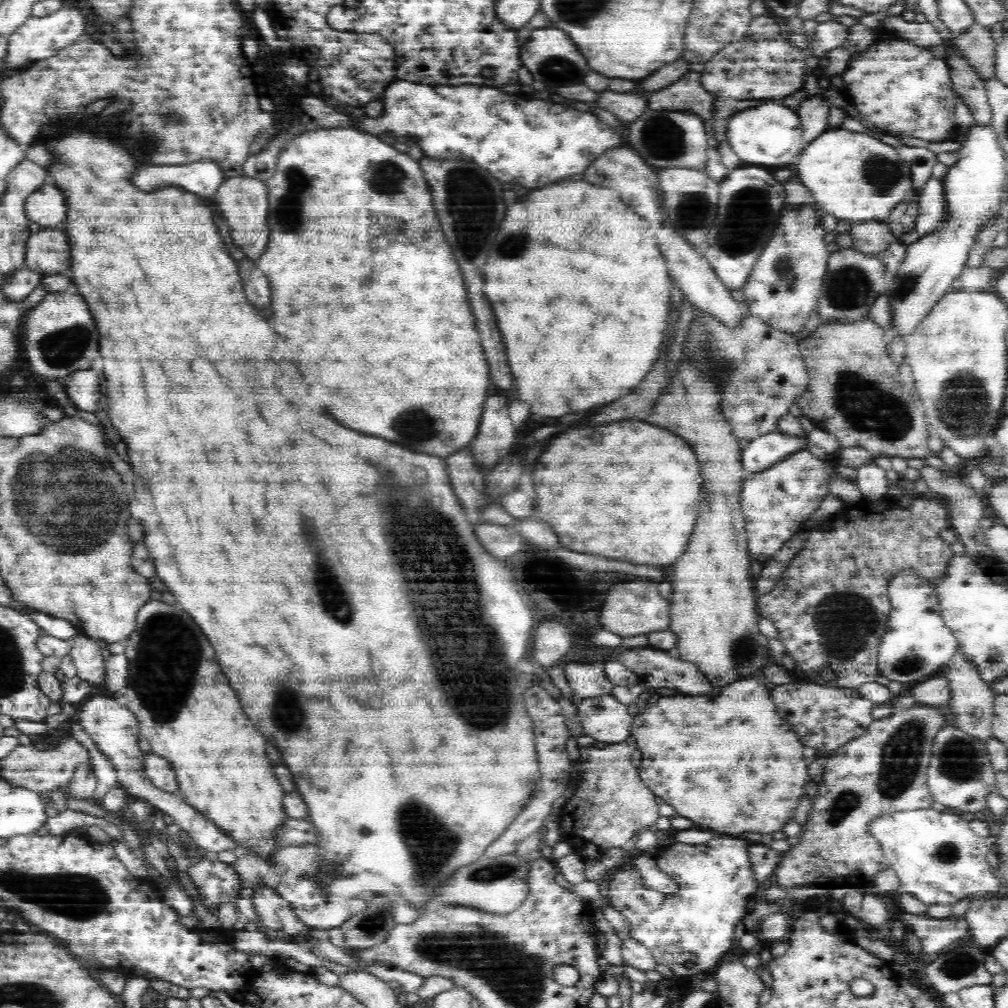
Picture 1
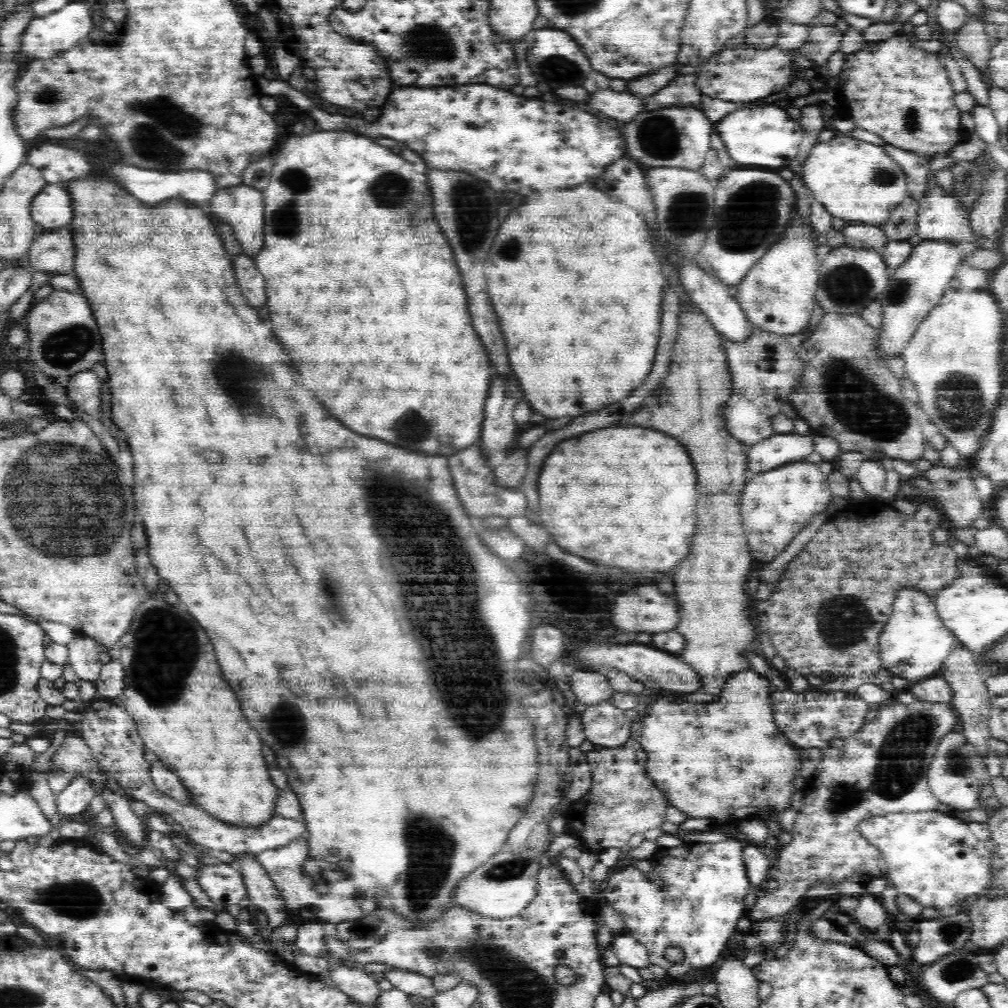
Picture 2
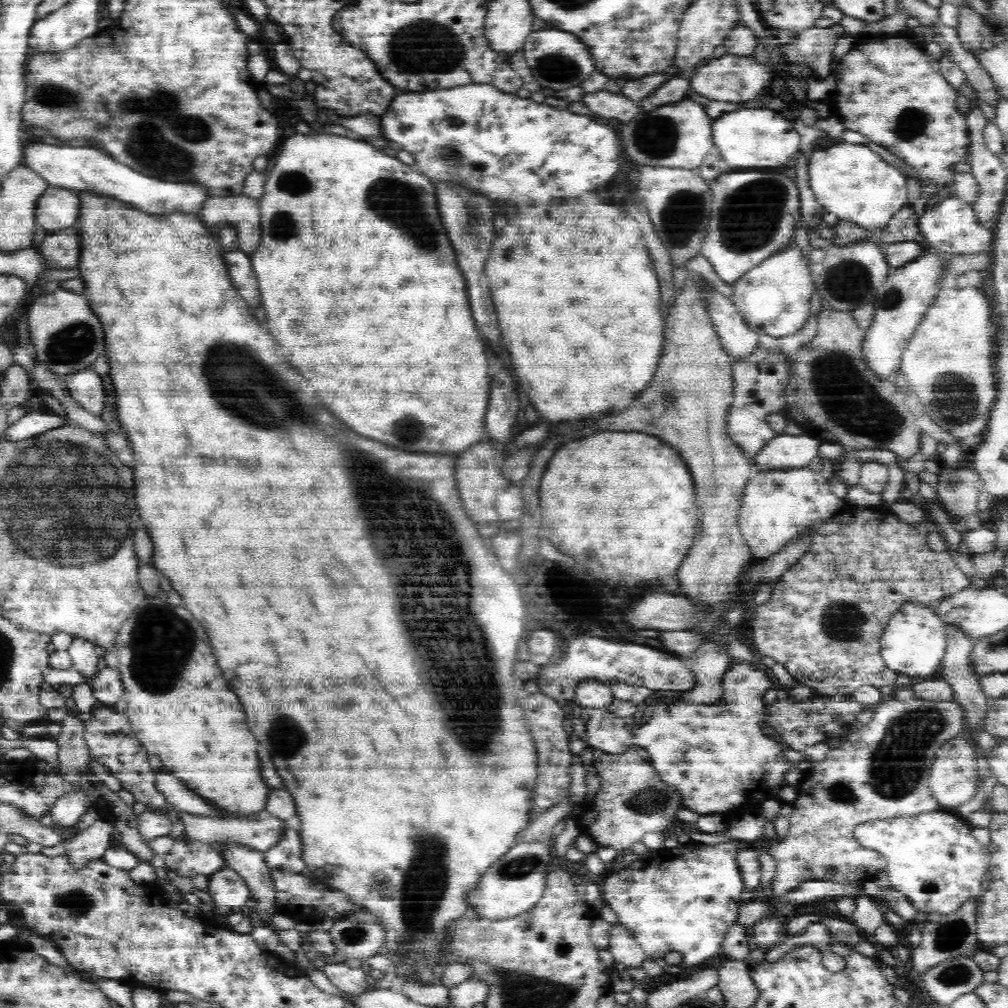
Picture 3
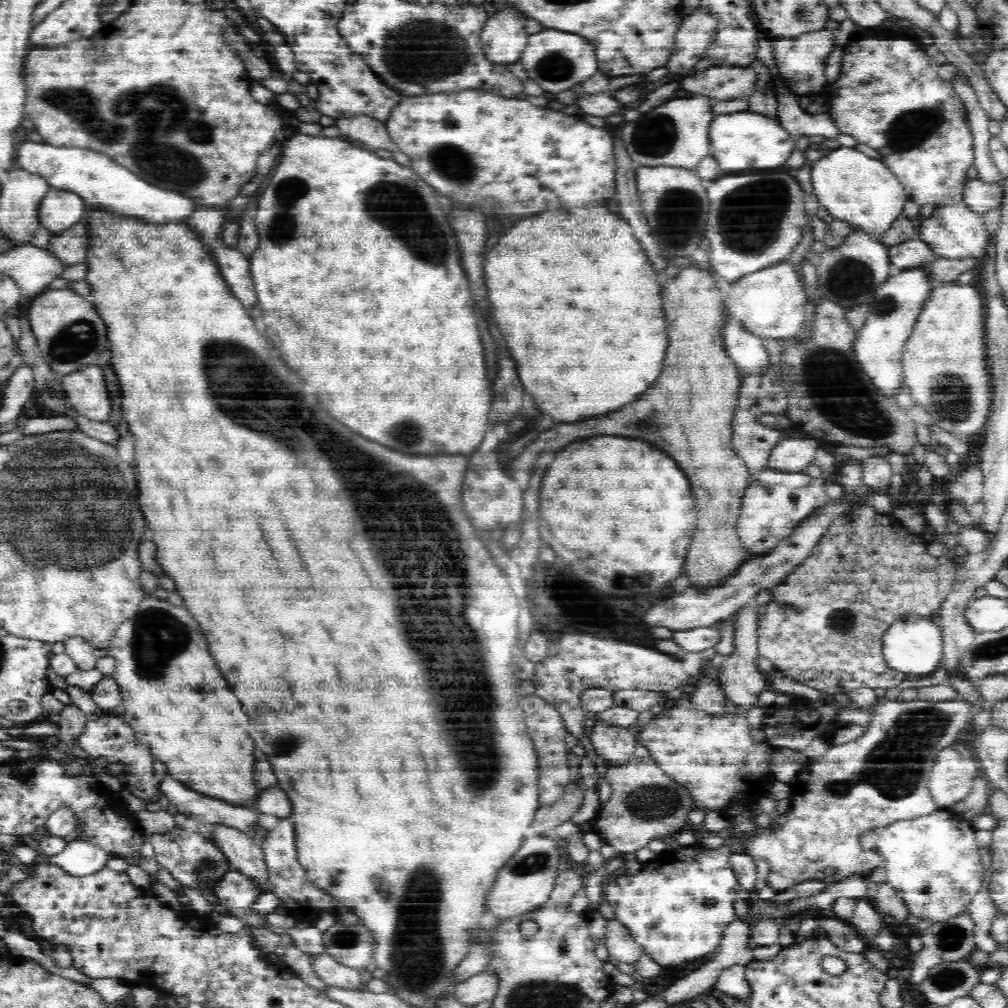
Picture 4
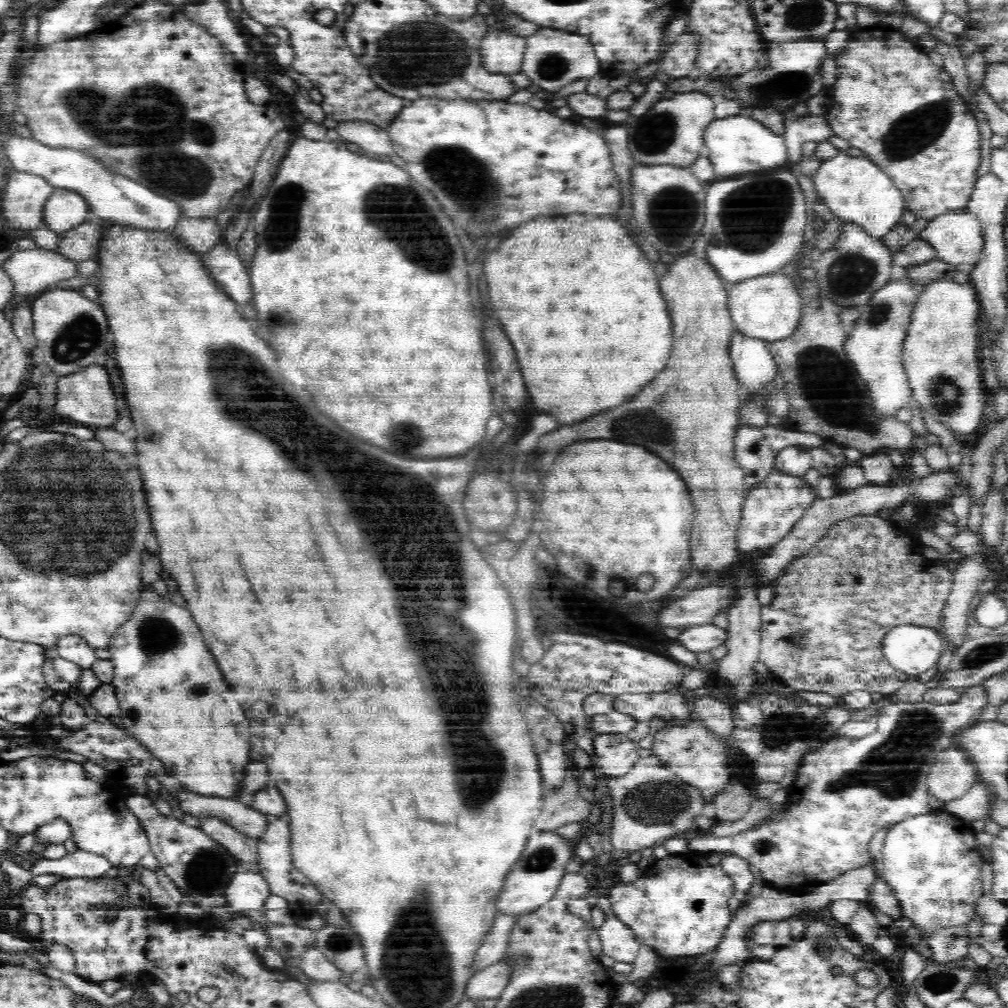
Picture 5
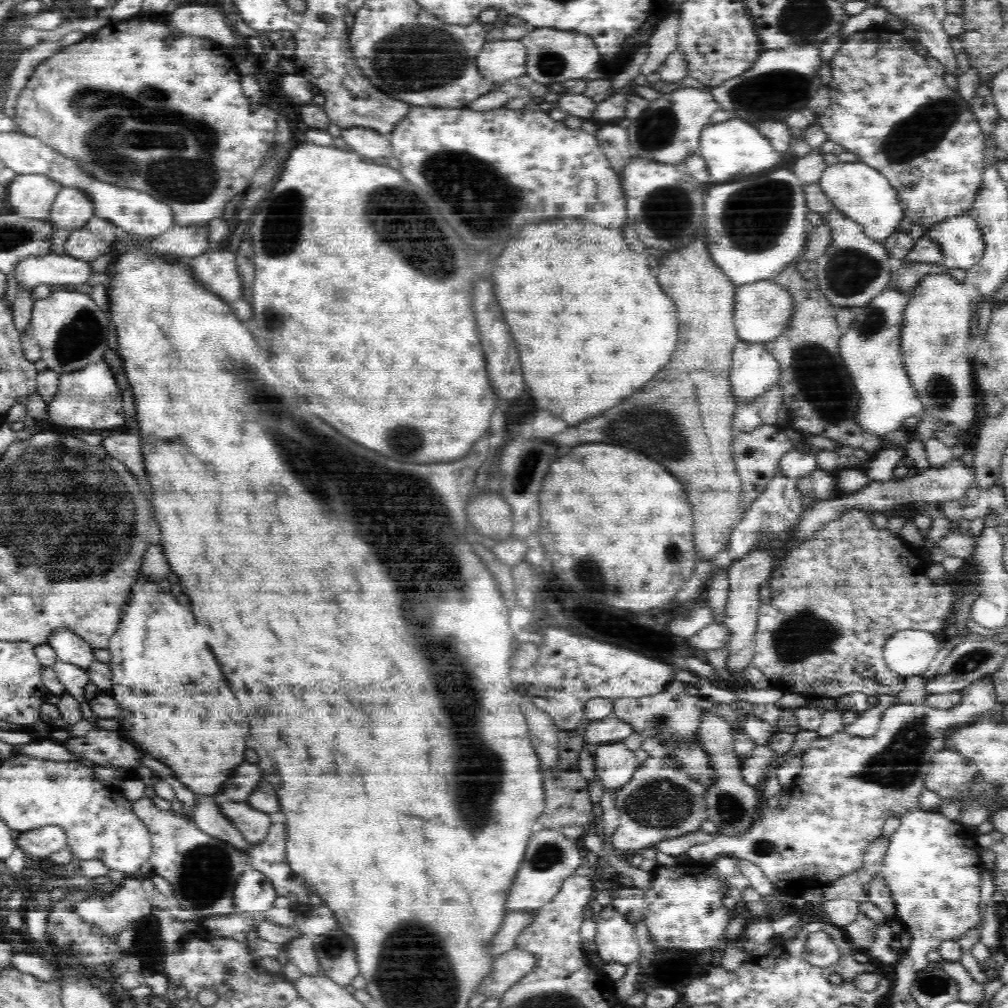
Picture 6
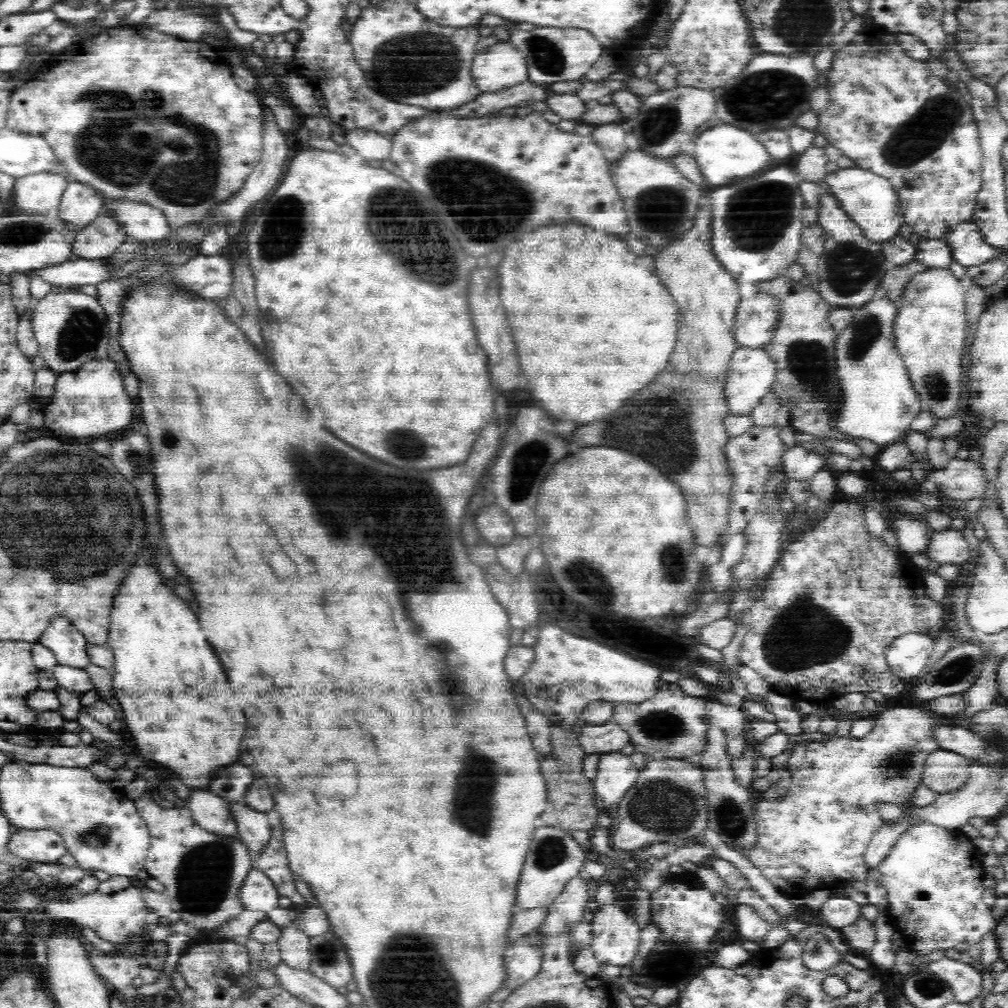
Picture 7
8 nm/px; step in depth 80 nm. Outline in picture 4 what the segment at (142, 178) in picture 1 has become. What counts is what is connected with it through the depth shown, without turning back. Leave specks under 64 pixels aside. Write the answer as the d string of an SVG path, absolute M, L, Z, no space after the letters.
M22 139L18 145L17 163L18 168L30 174L39 174L51 187L74 191L83 198L87 208L92 208L90 204L96 204L96 208L110 206L110 210L122 210L122 214L138 214L138 218L150 218L150 222L184 219L198 209L191 198L146 184L126 168L112 162L108 156L86 147L52 146L46 142Z

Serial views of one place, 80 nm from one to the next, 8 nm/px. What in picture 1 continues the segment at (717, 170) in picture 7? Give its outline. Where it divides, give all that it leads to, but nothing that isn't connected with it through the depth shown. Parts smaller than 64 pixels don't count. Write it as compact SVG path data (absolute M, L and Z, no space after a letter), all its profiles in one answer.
M766 102L758 108L734 112L728 119L726 138L727 150L733 150L738 158L750 164L762 164L762 166L778 166L778 164L788 166L806 146L797 111L792 111L786 105L776 102Z

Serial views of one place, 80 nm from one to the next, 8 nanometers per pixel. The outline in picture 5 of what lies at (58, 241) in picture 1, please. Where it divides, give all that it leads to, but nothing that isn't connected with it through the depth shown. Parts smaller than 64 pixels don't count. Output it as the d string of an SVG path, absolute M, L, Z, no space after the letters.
M90 217L62 235L58 254L72 262L80 263L93 259L98 245L103 240L104 225L97 218Z

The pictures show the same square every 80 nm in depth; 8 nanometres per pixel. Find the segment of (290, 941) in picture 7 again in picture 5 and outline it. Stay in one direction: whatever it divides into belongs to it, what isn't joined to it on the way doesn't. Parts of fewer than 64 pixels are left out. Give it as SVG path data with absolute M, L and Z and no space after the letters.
M308 947L301 953L301 970L311 979L324 982L342 981L344 984L352 982L351 974L341 972L339 968L335 968L331 962L325 959L321 950L314 947Z

